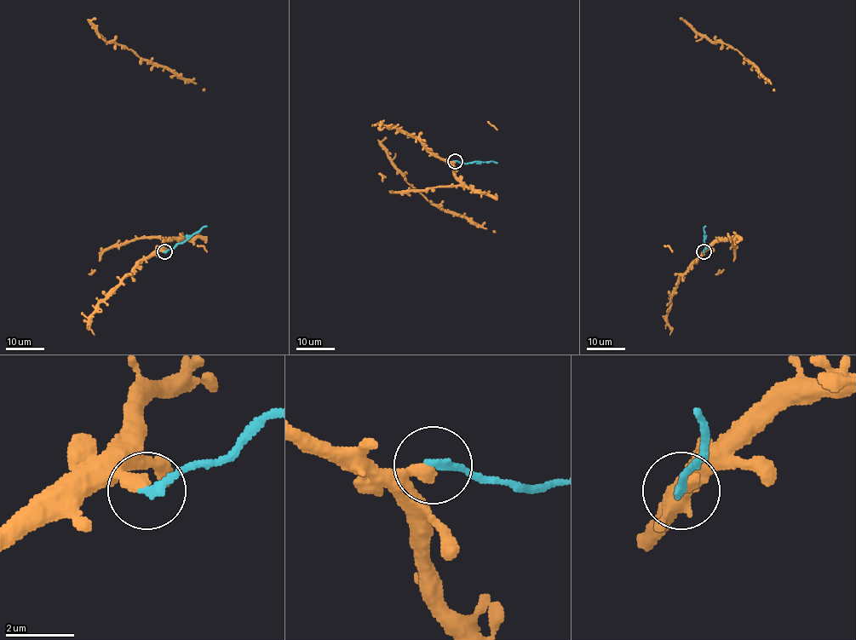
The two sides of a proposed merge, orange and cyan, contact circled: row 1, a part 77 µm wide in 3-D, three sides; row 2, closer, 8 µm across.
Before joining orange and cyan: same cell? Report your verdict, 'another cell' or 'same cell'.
another cell

